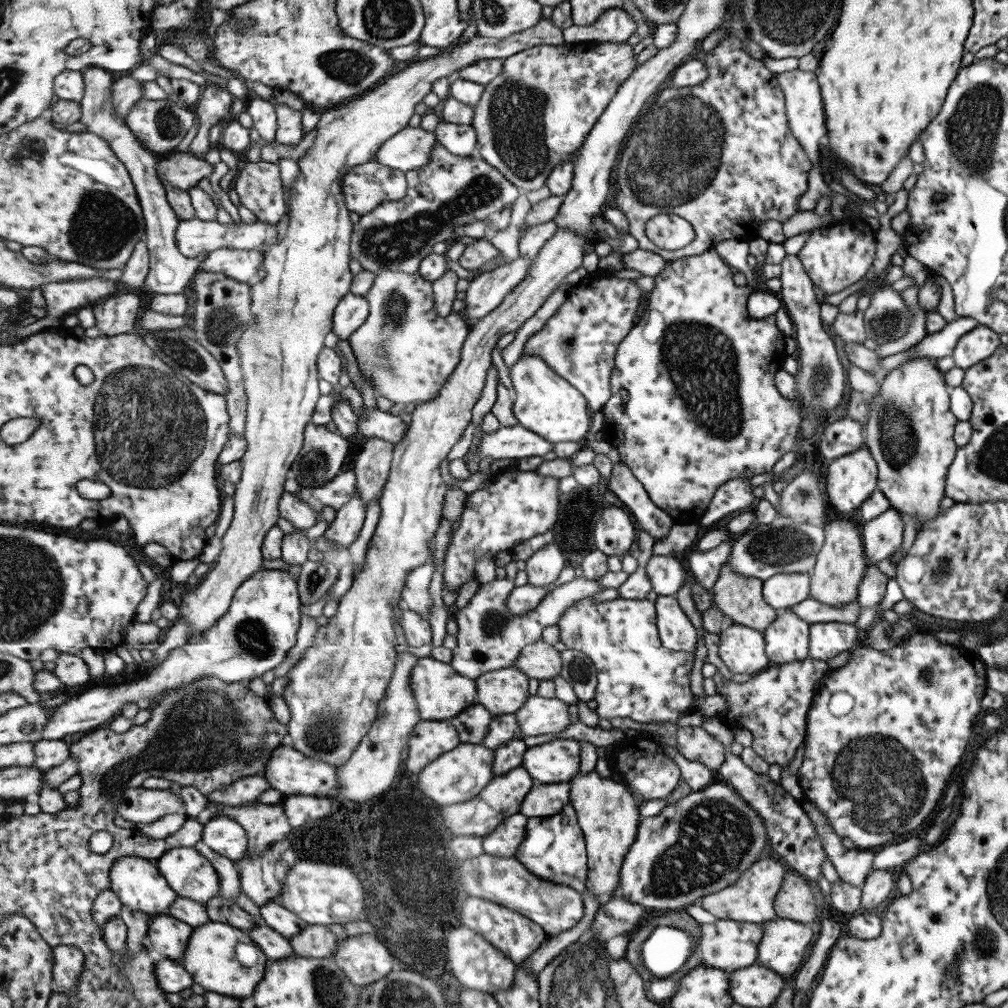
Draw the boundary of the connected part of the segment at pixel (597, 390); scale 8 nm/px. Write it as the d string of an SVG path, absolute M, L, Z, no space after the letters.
M598 268L589 273L592 276L587 275L570 287L566 301L542 329L527 340L522 354L539 355L546 360L561 378L573 384L587 398L588 406L594 412L601 412L612 398L618 346L639 320L639 298L645 291L631 279L615 277L615 271L603 272Z

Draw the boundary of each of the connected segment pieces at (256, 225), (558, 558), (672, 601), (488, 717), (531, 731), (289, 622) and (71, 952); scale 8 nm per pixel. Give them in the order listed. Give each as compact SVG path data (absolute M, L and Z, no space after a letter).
M257 218L252 223L240 222L238 224L223 225L216 220L205 221L194 219L180 221L177 229L177 244L179 250L187 256L187 258L197 258L201 252L212 253L215 250L231 246L237 250L261 250L261 248L270 249L276 242L280 241L279 227L270 222L262 221Z
M555 541L543 545L526 561L529 584L544 587L555 582L566 567L566 558Z
M676 595L657 597L659 638L665 650L695 652L699 632L689 615L681 608Z
M477 702L449 721L456 726L462 743L479 744L487 736L489 725L494 718L495 714Z
M531 695L520 711L515 713L522 738L541 736L541 734L559 734L571 724L569 703L560 698L543 698Z
M262 568L237 589L228 613L204 635L171 650L164 661L142 677L134 676L114 687L91 684L81 688L76 696L56 707L42 739L63 740L69 734L95 731L121 715L124 706L130 702L137 703L146 698L157 703L166 692L189 686L194 680L206 676L216 676L225 682L248 683L259 679L265 672L284 664L287 652L297 645L303 617L301 606L300 586L293 574L283 569Z
M59 945L54 947L53 984L54 993L75 992L85 966L85 953L76 946Z

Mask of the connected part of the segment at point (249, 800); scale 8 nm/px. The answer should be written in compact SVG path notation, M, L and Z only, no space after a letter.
M261 774L251 775L236 780L232 785L214 790L207 795L207 800L219 802L226 806L239 806L257 803L259 796L272 788L270 782Z

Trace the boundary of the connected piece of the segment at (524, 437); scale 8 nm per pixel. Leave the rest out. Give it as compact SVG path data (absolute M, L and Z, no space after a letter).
M522 425L497 429L492 434L484 434L476 456L478 459L491 458L531 458L545 456L553 451L554 444L524 428Z

